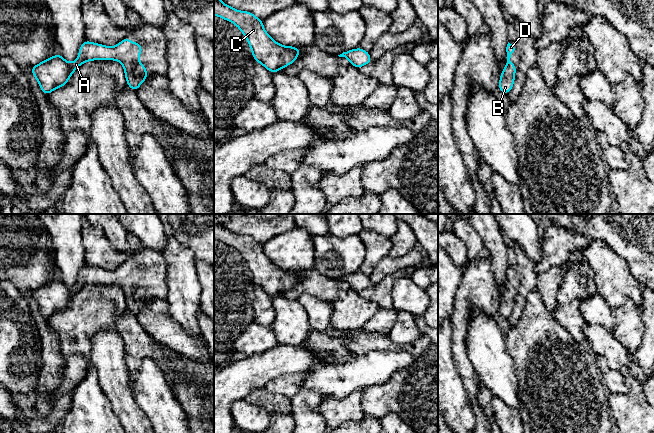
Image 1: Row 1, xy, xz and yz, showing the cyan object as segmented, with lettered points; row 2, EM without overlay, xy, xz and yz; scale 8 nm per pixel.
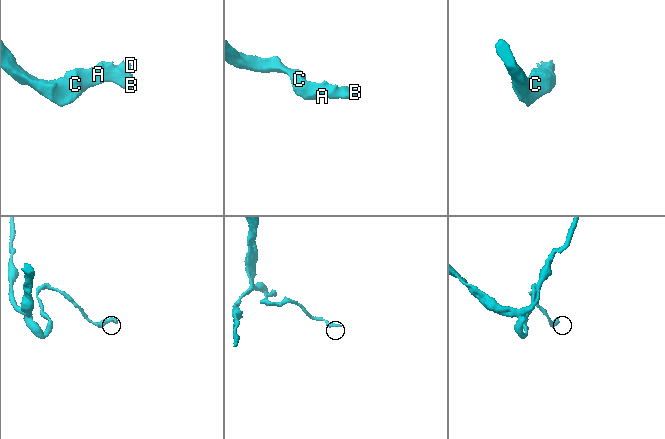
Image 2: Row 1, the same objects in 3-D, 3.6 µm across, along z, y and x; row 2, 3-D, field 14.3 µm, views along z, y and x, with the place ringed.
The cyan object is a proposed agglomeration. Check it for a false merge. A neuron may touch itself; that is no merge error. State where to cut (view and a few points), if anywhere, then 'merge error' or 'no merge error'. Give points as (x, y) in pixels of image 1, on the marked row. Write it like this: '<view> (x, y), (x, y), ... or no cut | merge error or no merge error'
no cut | no merge error

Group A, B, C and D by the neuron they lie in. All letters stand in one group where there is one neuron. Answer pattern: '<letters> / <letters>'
A B C D

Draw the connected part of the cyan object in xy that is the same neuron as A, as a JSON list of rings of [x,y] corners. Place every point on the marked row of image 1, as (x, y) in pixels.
[[[128,36],[114,47],[85,40],[73,63],[68,63],[61,54],[56,54],[32,66],[31,73],[37,79],[41,91],[49,95],[56,88],[67,84],[73,72],[83,63],[91,60],[117,60],[124,67],[127,85],[137,92],[140,84],[148,78],[146,67],[138,61],[142,49],[140,43],[131,42]]]

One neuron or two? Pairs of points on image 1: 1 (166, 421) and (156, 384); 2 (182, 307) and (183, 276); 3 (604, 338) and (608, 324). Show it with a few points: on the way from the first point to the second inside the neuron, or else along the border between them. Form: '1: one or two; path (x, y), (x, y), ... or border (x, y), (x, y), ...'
1: one; path (165, 412), (156, 399), (156, 393)
2: one; path (182, 299), (183, 284)
3: two; border (586, 323), (600, 325), (611, 332)

